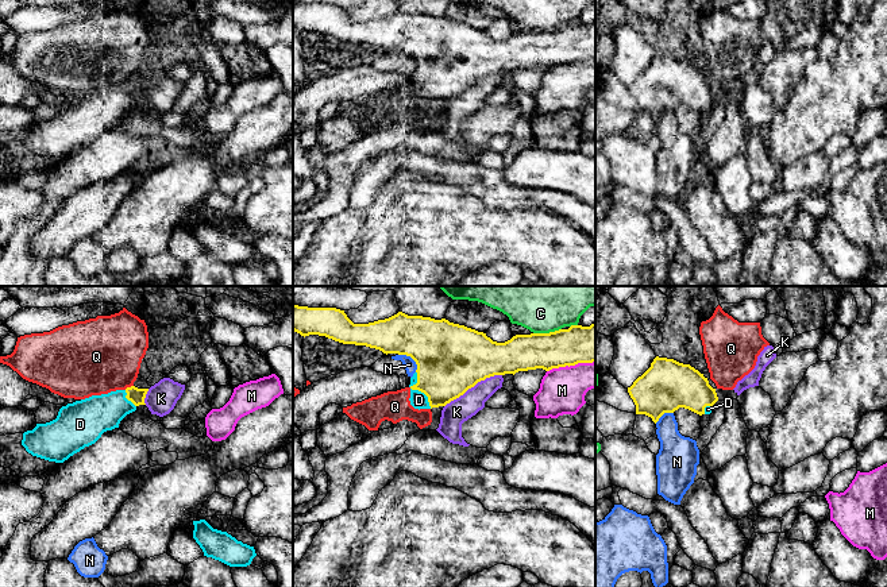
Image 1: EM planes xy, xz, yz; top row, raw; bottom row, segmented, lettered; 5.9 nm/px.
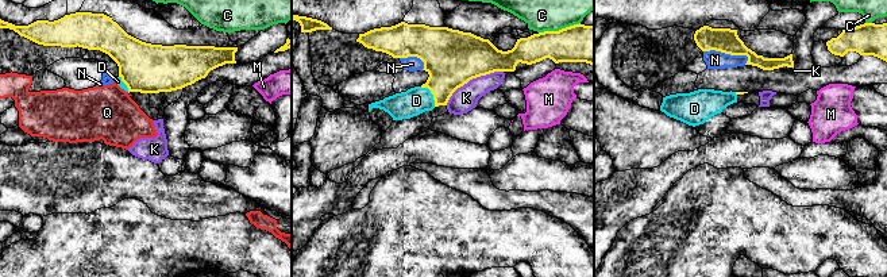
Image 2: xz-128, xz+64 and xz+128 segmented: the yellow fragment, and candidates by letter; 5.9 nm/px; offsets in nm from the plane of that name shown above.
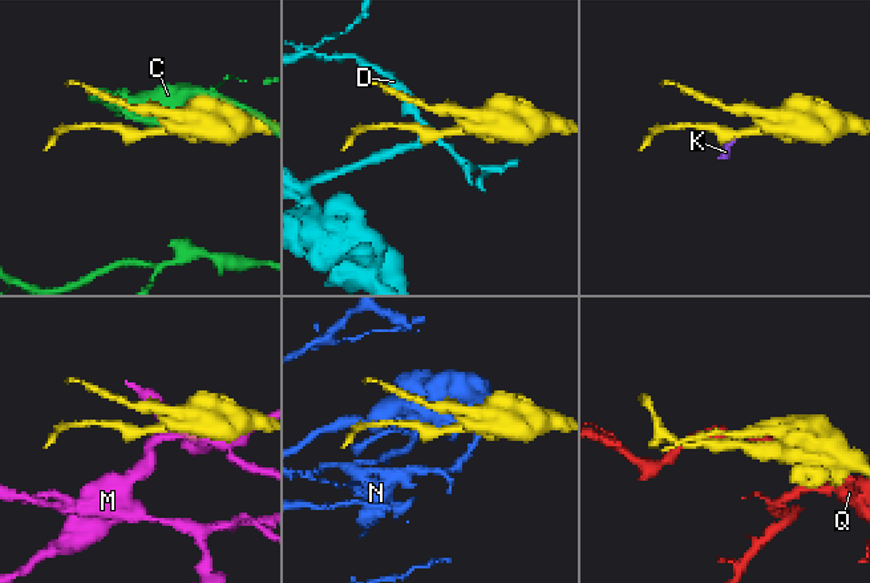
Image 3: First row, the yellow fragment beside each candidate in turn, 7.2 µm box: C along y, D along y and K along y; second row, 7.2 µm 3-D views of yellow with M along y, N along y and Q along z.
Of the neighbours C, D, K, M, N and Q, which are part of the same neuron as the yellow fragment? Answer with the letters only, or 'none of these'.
D

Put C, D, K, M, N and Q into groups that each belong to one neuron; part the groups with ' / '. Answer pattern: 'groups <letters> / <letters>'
groups C / D / K / M / N / Q

